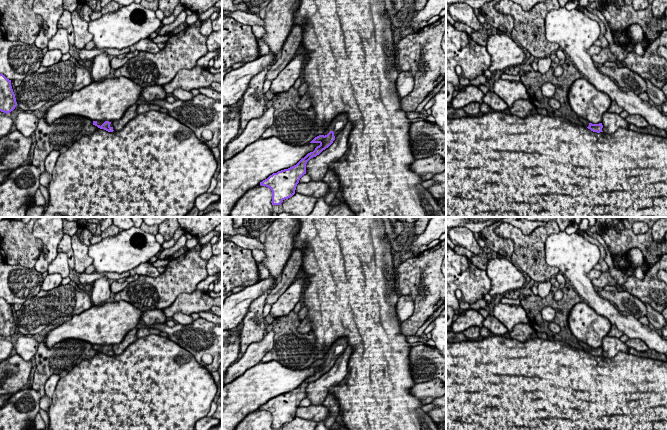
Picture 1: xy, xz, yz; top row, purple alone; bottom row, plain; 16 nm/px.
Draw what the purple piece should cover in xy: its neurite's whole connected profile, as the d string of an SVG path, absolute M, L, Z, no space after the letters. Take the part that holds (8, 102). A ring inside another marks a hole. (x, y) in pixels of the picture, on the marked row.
M0 74L0 111L8 114L16 106L17 102L11 86L11 80Z

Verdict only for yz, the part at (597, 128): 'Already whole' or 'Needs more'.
Needs more

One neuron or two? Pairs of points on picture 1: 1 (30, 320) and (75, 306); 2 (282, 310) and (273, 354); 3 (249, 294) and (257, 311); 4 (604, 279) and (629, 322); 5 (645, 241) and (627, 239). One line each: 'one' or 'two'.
1: one
2: two
3: two
4: two
5: one

